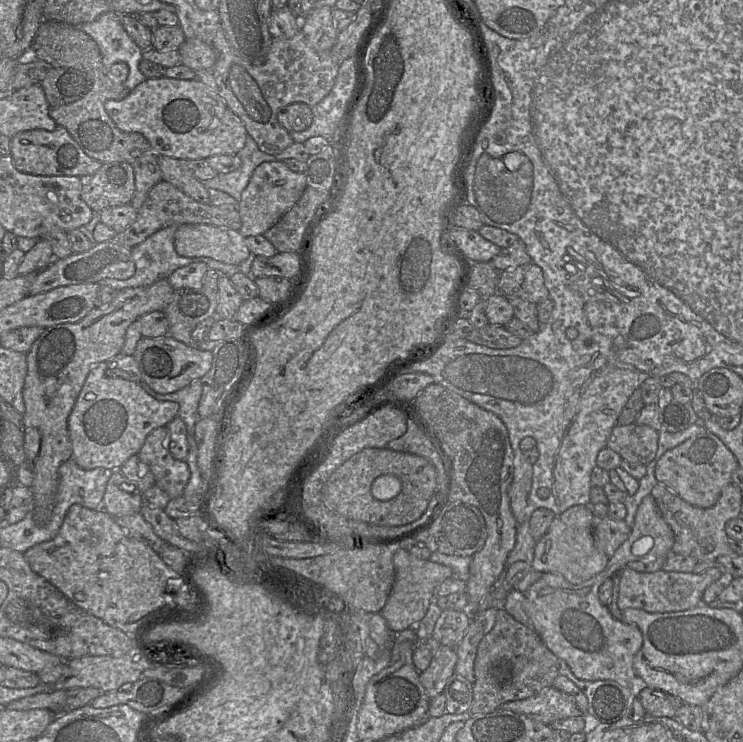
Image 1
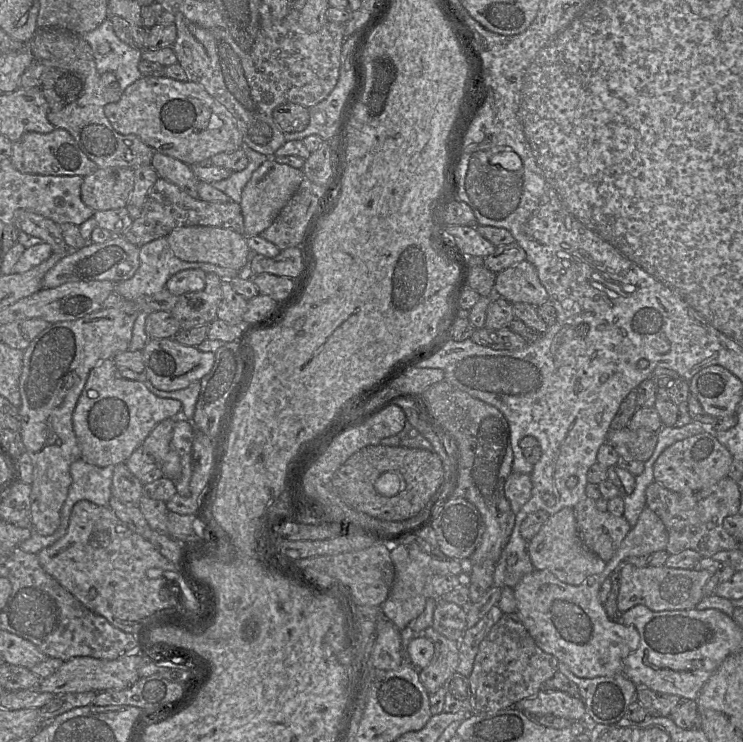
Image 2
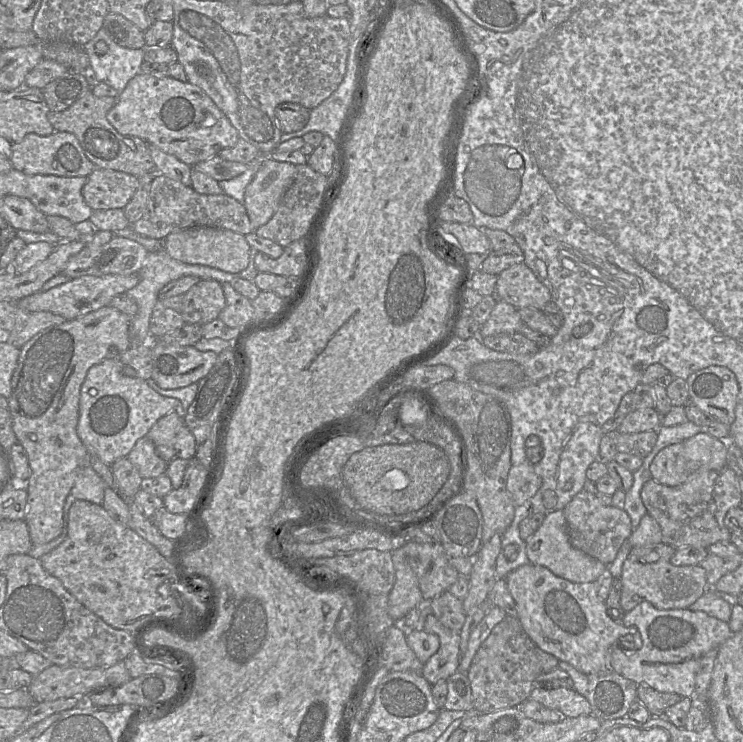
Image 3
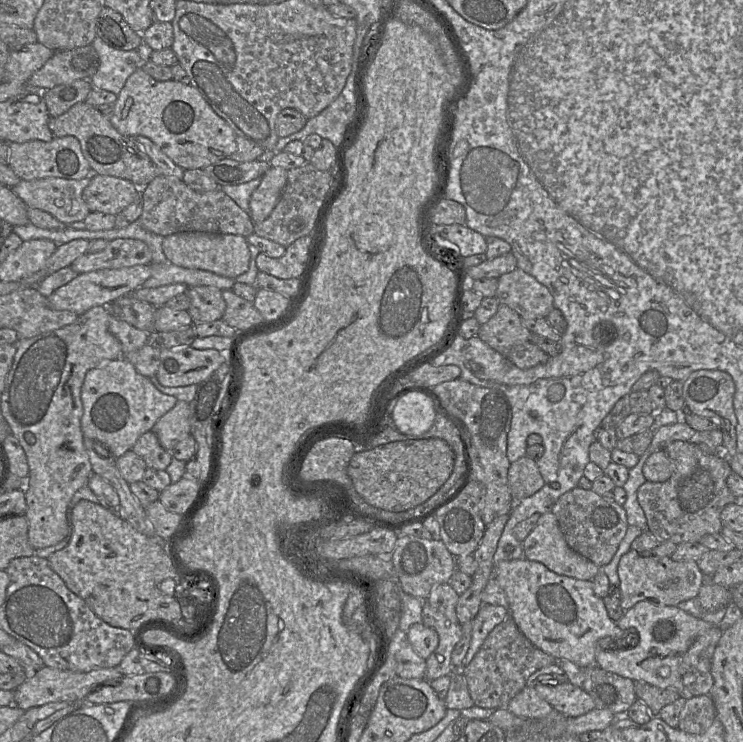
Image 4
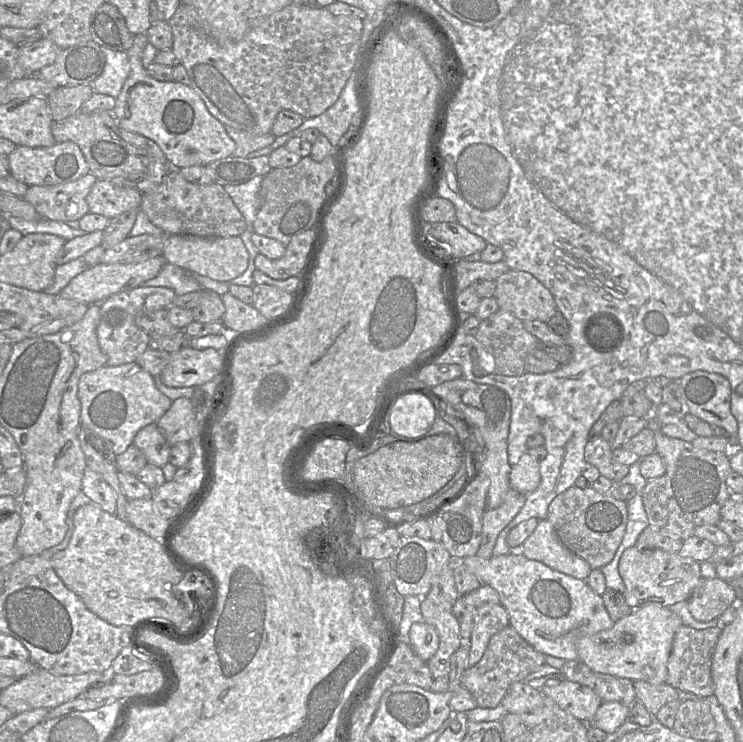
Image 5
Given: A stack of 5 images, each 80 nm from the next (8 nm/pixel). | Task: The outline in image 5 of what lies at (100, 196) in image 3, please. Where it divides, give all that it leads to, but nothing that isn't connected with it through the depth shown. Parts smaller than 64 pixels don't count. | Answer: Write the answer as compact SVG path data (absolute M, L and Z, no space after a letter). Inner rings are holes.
M97 179L86 201L90 213L113 219L130 210L139 210L142 193L133 187L124 186L121 181Z

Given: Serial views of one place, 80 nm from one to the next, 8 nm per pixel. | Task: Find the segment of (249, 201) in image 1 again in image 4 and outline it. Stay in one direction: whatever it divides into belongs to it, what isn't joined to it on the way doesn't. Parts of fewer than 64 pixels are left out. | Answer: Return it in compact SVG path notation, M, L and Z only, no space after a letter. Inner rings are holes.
M270 167L262 176L260 185L253 191L249 207L254 223L264 221L276 206L287 183L287 170Z

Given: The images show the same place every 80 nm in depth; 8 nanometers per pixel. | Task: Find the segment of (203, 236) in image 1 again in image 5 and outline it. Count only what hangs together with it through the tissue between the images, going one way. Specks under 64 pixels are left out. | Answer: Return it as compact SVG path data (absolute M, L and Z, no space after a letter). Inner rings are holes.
M170 235L162 256L166 263L219 282L229 282L241 276L248 267L248 251L240 236L203 238L194 235Z

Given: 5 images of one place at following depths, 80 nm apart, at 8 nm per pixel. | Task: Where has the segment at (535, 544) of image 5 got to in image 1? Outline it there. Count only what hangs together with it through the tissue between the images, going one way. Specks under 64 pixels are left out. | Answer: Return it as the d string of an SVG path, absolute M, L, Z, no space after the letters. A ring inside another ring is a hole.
M584 505L572 506L555 515L547 532L536 542L532 564L524 561L511 564L506 574L507 583L513 588L531 570L560 574L572 584L580 584L601 572L606 567L609 557L595 546L593 519L591 506Z

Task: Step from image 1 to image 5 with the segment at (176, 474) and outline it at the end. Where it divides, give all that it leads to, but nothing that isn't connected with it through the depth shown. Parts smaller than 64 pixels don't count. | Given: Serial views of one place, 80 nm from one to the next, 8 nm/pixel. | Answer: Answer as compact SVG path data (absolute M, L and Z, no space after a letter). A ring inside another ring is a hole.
M185 397L174 400L156 424L171 447L190 442L199 432L191 400Z

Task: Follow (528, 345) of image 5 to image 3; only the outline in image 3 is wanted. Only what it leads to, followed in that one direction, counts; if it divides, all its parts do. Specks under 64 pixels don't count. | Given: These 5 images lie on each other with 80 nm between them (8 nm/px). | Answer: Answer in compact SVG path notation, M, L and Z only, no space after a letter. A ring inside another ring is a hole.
M497 300L487 321L480 326L478 337L493 336L501 333L520 333L524 324L516 309L511 304Z

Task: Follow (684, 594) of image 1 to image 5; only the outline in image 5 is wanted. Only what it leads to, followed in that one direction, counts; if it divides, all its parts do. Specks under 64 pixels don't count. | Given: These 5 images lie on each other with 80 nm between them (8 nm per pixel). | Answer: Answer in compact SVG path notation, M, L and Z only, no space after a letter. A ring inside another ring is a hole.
M631 546L624 550L618 564L619 574L624 581L623 593L627 604L637 609L643 604L656 603L663 607L688 601L702 579L700 563L690 557L662 549L638 549Z

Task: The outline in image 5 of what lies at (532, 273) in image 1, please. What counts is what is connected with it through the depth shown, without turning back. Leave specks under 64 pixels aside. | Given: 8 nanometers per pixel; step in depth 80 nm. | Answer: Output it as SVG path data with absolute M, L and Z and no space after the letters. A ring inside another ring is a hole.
M509 269L495 282L494 297L499 308L512 313L521 321L547 322L557 312L552 294L528 272Z

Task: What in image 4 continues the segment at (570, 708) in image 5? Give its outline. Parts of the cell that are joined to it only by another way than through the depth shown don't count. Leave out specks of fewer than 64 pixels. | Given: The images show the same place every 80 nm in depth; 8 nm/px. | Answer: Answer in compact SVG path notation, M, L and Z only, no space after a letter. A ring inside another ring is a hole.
M569 682L557 685L537 685L534 689L540 698L567 718L579 717L595 709L592 697Z

